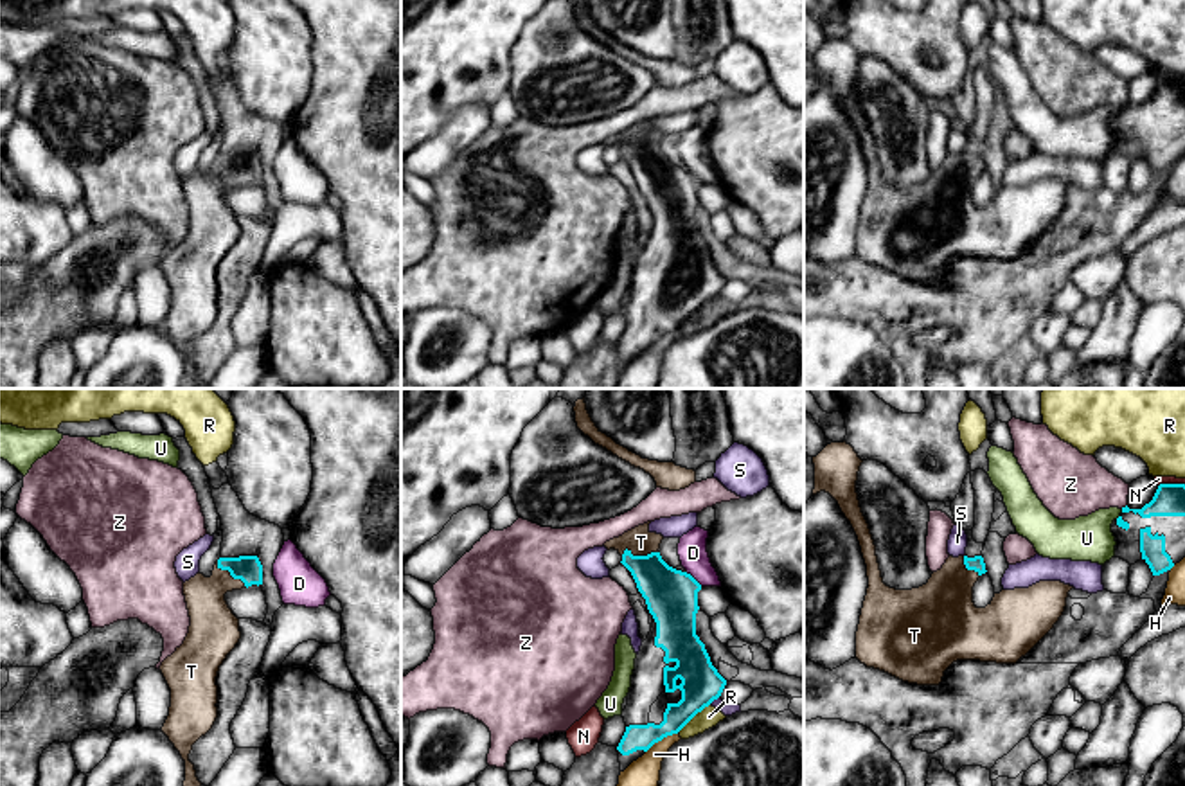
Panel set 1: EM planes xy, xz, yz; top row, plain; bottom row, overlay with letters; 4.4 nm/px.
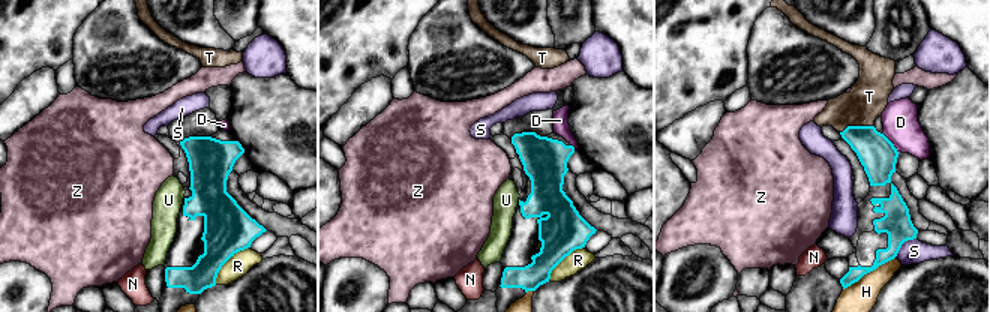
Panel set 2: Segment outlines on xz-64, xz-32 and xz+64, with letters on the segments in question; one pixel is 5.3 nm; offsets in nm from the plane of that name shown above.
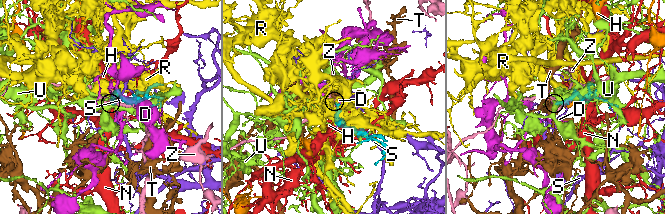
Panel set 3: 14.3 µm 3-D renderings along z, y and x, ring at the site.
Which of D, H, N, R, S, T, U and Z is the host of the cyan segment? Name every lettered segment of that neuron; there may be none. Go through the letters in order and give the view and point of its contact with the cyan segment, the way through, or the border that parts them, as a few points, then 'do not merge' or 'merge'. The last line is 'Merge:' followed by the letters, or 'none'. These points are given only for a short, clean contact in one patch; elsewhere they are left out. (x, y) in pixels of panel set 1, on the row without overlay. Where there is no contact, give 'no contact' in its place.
D: contact xz (693, 175); border xz (686, 169), (702, 182); do not merge
H: contact xz (662, 335); do not merge
N: contact yz (1171, 81); do not merge
R: contact xz (693, 313); do not merge
S: contact xz (712, 297); border xz (718, 294), (709, 301); do not merge
T: contact xz (639, 153); way xz (671, 193), (639, 153), (641, 139); merge
U: no contact; do not merge
Z: contact yz (1122, 105); do not merge
Merge: T

